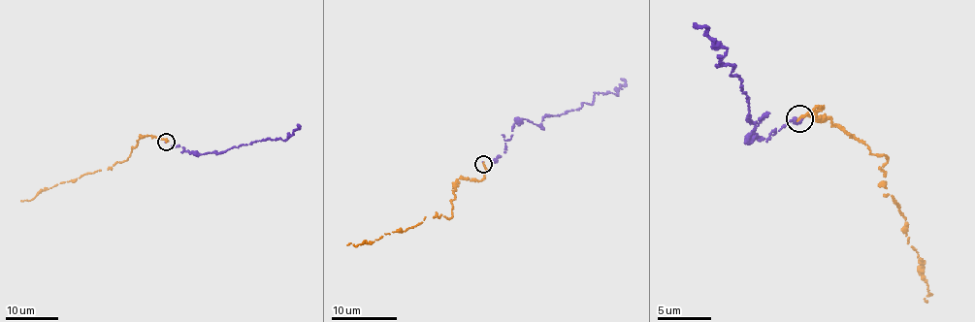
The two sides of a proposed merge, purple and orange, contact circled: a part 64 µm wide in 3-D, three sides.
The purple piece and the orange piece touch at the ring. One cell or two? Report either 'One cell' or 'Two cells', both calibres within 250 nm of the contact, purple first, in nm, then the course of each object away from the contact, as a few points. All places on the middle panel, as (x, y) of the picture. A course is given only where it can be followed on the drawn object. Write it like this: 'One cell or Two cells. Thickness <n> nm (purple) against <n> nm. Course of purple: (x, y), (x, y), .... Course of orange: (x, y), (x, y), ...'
One cell. Thickness 110 nm (purple) against 260 nm. Course of purple: (483, 164), (502, 155), (512, 126), (591, 104), (597, 93), (616, 96), (625, 81), (620, 79). Course of orange: (483, 164), (480, 180), (457, 179), (452, 217), (425, 217), (405, 231), (346, 245)

